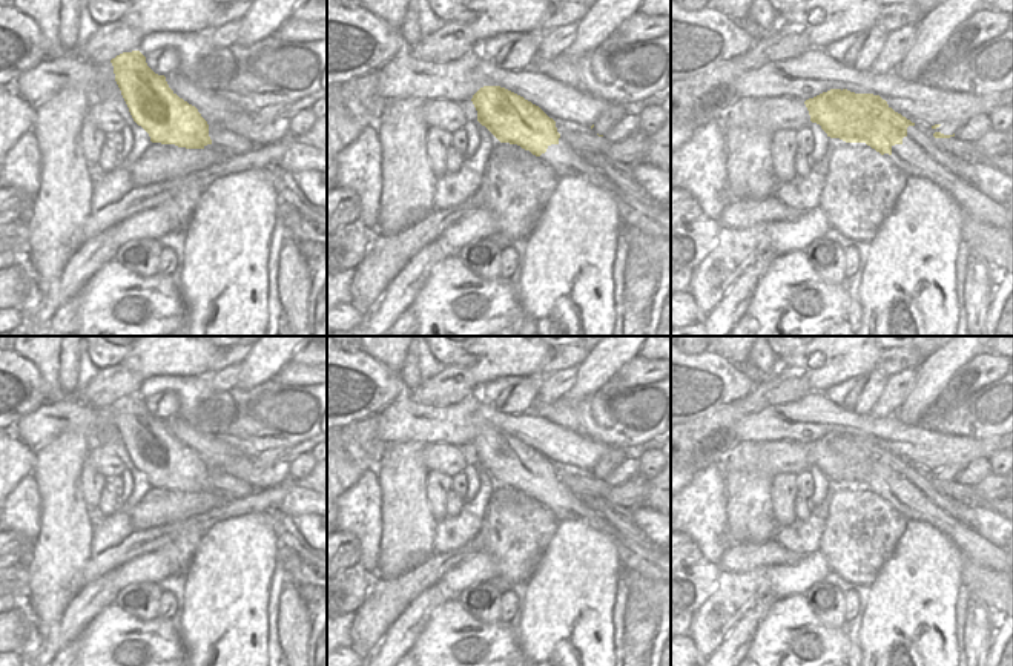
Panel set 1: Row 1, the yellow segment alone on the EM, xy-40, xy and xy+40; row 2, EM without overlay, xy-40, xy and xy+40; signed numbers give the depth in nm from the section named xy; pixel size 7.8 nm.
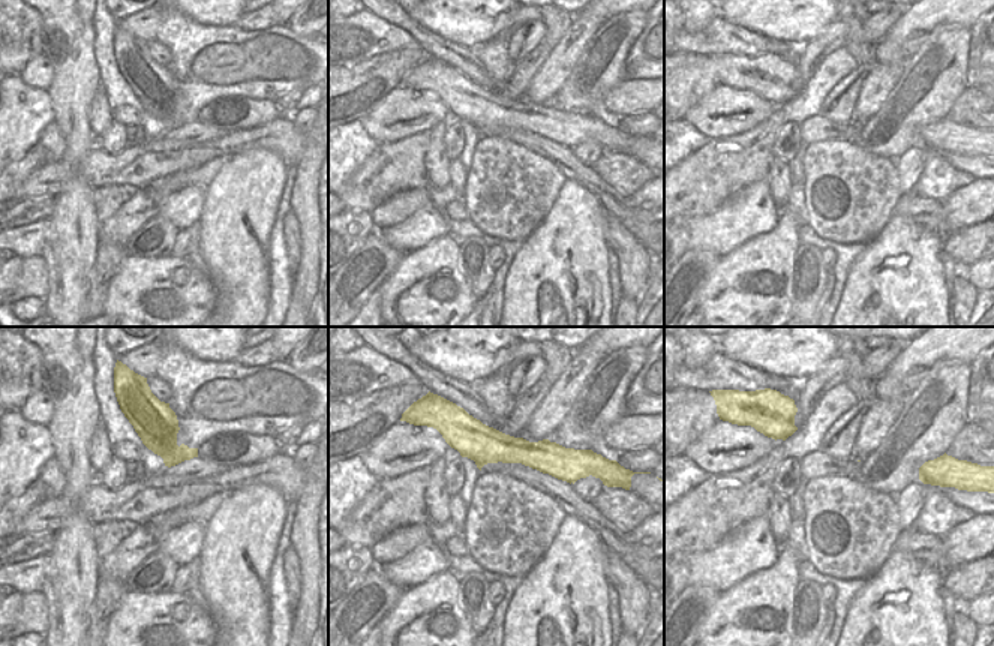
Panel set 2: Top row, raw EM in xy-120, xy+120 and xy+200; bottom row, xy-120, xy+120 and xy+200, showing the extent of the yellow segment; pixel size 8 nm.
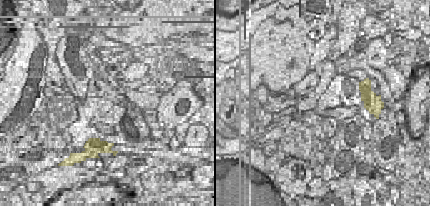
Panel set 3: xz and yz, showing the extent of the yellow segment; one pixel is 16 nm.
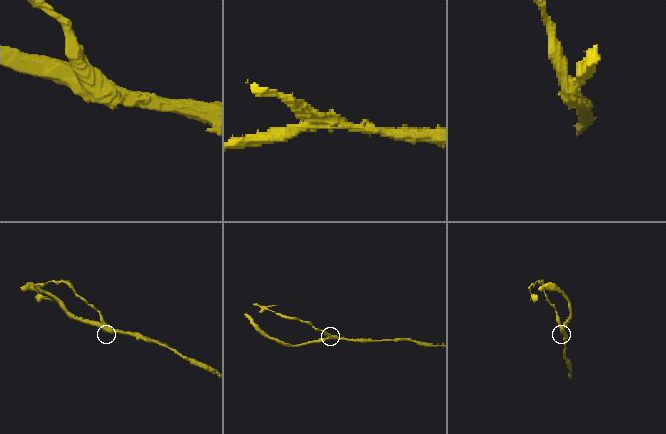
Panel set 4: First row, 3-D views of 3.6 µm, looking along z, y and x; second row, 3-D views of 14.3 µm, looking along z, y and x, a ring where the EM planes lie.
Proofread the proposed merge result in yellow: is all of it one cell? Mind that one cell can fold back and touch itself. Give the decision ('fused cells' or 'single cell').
fused cells

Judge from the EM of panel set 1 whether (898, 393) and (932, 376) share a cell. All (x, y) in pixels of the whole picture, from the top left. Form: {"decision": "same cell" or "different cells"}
{"decision": "different cells"}

